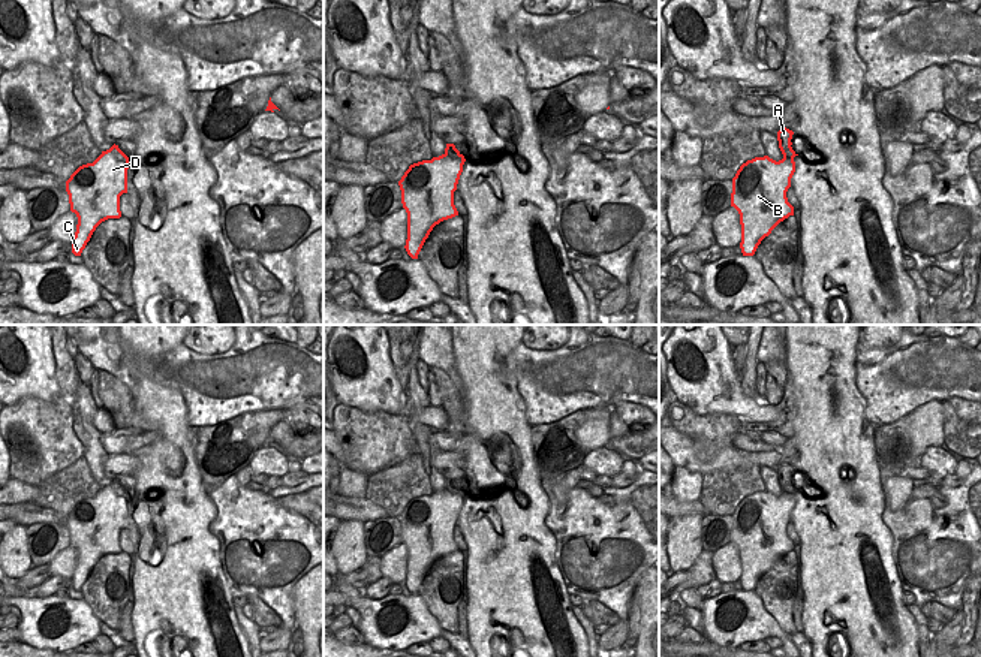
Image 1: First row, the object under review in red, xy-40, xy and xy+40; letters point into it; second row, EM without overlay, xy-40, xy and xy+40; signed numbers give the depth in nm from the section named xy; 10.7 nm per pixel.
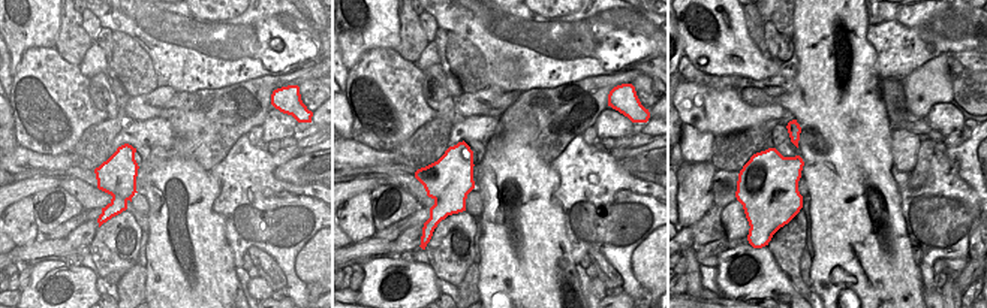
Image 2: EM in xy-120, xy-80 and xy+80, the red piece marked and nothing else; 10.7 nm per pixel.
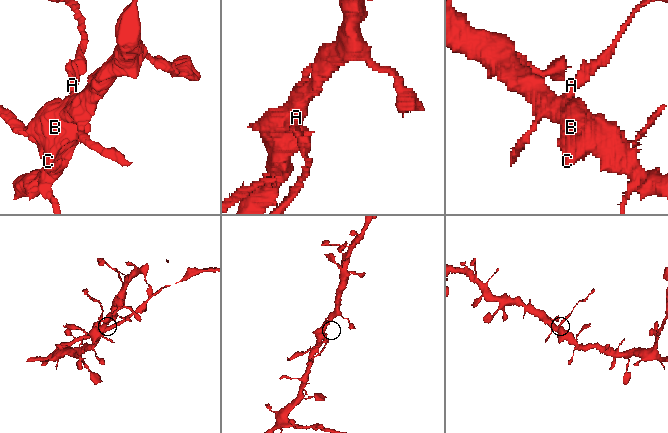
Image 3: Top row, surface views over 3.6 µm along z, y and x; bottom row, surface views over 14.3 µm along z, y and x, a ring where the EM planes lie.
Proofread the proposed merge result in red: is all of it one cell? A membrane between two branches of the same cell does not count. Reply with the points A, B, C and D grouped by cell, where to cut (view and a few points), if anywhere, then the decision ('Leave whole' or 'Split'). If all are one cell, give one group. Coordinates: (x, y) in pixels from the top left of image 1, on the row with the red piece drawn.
Groups: A / B C D. Split along xy+40 (791, 147), (785, 147), (782, 153). Split

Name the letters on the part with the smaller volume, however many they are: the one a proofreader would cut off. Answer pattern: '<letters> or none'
A

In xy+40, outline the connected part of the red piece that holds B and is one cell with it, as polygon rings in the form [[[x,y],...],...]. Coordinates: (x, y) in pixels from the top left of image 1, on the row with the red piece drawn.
[[[783,145],[783,159],[755,157],[740,166],[732,178],[731,207],[740,214],[743,256],[753,256],[761,241],[789,216],[794,207],[786,192],[795,172],[792,147]]]

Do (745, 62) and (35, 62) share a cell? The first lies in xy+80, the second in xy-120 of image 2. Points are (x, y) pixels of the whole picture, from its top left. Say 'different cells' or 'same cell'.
different cells

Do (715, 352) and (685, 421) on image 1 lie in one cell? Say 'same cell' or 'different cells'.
different cells

